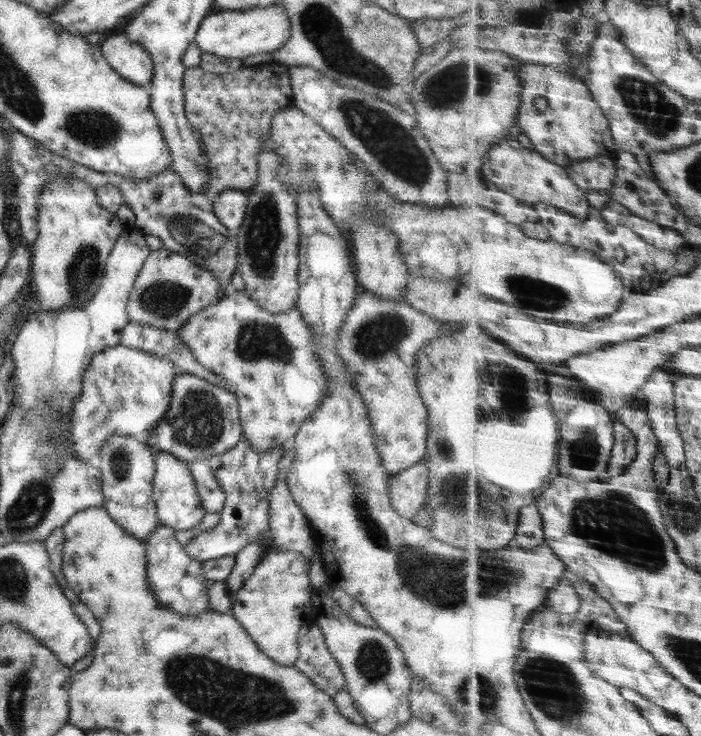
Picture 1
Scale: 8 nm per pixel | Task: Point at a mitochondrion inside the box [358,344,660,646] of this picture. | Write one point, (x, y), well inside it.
(455, 494)

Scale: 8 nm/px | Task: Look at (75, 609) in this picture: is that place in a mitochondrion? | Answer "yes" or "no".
no

